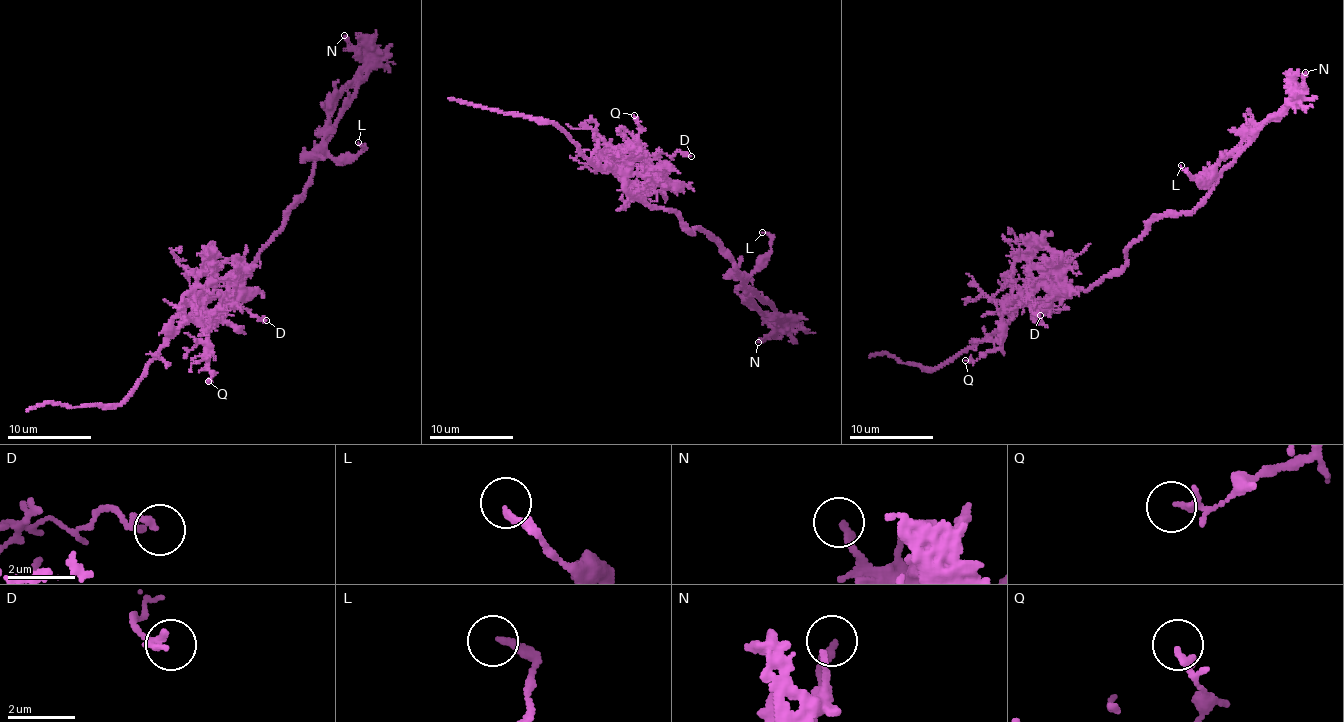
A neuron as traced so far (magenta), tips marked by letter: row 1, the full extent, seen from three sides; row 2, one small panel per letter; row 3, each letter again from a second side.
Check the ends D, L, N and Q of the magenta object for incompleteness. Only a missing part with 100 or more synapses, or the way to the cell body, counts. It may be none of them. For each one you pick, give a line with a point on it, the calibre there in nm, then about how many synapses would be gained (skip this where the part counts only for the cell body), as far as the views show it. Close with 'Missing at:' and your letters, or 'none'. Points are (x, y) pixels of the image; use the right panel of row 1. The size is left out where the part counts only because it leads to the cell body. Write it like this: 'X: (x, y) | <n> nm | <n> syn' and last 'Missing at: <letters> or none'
Missing at: none

